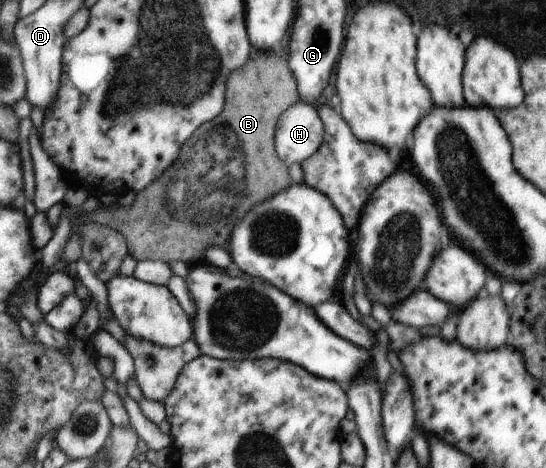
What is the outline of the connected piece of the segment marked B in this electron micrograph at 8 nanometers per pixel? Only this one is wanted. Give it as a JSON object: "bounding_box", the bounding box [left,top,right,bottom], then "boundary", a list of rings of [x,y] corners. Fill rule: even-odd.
{"bounding_box":[77,50,297,266],"boundary":[[[255,50],[255,58],[247,62],[247,70],[231,74],[231,82],[227,82],[227,110],[218,114],[215,122],[206,122],[191,133],[180,156],[163,175],[140,190],[128,208],[112,204],[110,211],[104,211],[100,204],[93,213],[82,216],[77,222],[95,221],[119,231],[125,239],[128,254],[136,262],[147,259],[168,264],[181,261],[189,266],[204,261],[207,245],[217,243],[228,250],[230,234],[238,220],[259,201],[267,200],[289,185],[287,168],[274,149],[274,133],[281,114],[297,101],[297,93],[297,82],[293,80],[285,58],[277,58],[273,52]]]}

